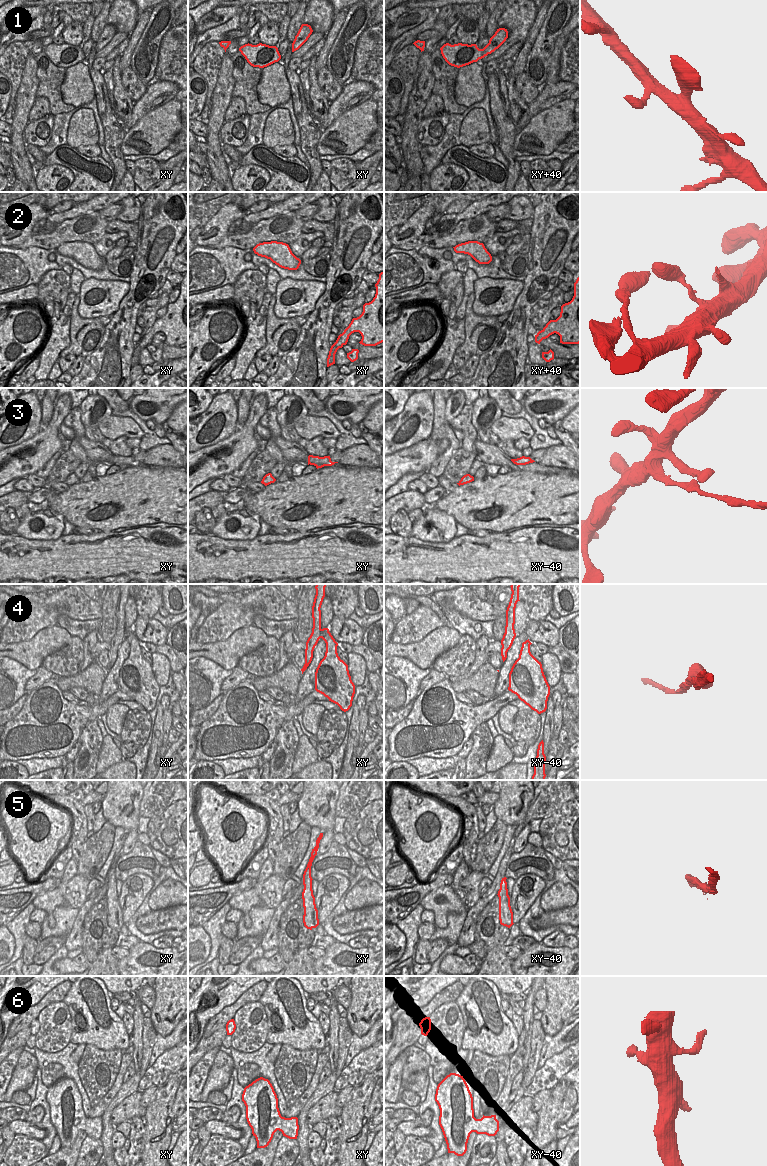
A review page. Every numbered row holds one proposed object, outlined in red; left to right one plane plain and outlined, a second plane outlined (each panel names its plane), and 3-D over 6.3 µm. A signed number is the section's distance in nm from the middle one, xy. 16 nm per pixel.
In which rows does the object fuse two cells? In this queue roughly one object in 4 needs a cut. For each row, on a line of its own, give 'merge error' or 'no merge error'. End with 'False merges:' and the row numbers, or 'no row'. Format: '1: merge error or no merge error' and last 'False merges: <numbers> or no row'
1: no merge error
2: no merge error
3: merge error
4: merge error
5: no merge error
6: no merge error
False merges: 3, 4

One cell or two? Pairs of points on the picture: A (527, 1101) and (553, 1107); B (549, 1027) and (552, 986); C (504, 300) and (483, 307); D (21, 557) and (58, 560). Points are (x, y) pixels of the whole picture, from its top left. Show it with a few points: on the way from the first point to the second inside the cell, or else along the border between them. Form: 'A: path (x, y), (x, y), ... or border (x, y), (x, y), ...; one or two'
A: border (537, 1112), (536, 1124); two
B: path (553, 1017), (553, 996); one
C: path (499, 300), (494, 304), (488, 305); one
D: path (30, 559), (49, 559); one

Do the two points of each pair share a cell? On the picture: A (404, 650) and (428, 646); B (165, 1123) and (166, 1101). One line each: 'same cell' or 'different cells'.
A: same cell
B: same cell

